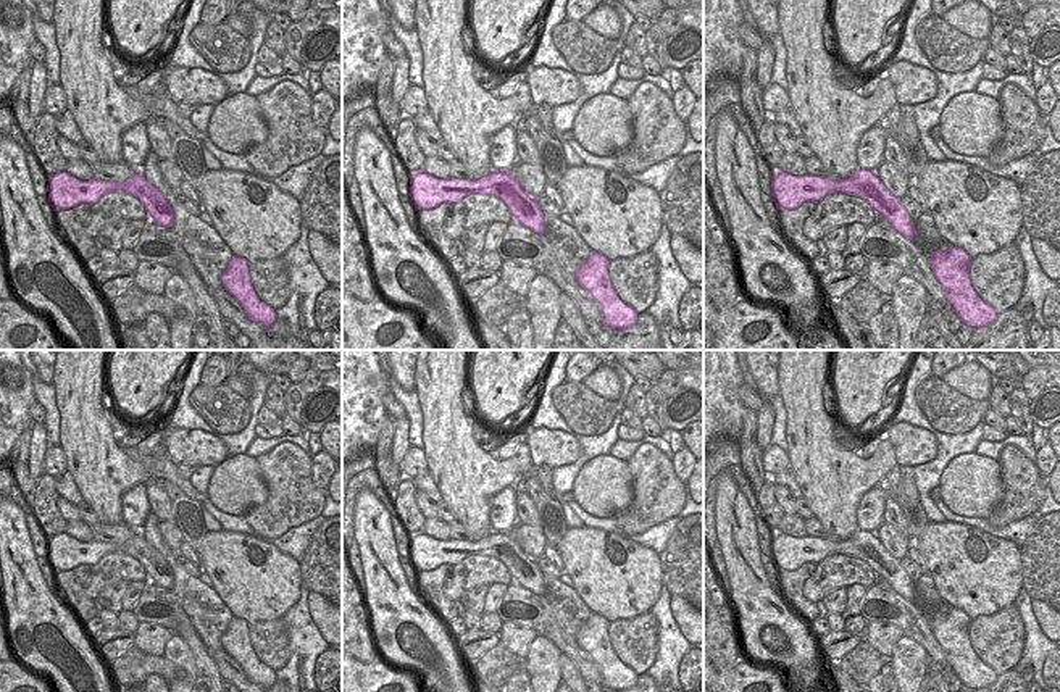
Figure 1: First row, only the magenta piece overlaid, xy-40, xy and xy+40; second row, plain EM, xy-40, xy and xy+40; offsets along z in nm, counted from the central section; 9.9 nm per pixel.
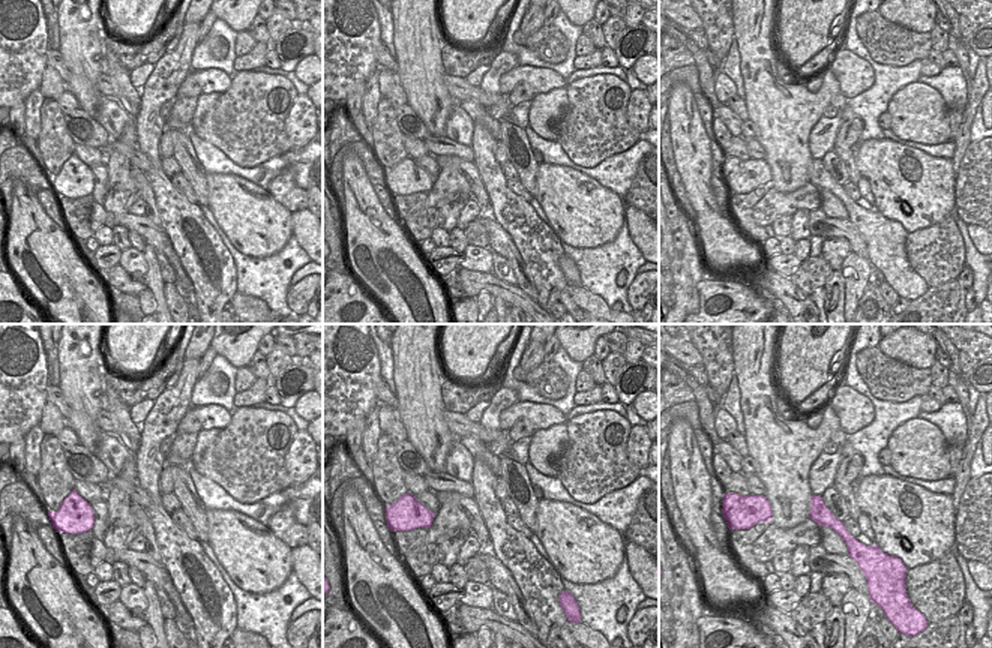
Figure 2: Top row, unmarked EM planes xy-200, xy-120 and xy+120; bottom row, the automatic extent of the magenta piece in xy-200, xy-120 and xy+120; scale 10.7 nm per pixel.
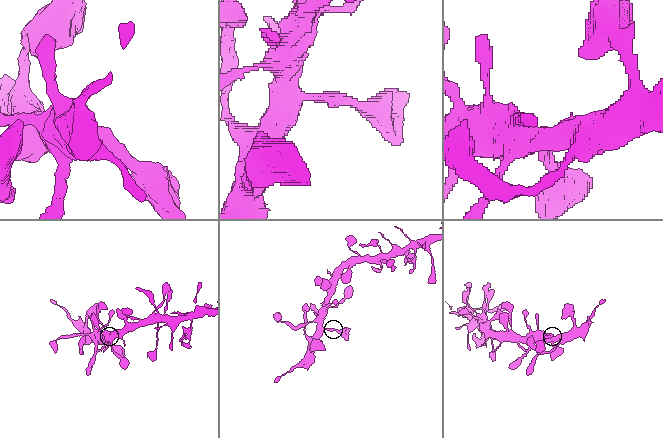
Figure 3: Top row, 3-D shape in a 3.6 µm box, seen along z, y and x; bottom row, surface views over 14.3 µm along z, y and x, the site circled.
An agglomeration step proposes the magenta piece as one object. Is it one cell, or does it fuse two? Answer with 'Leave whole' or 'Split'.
Leave whole

